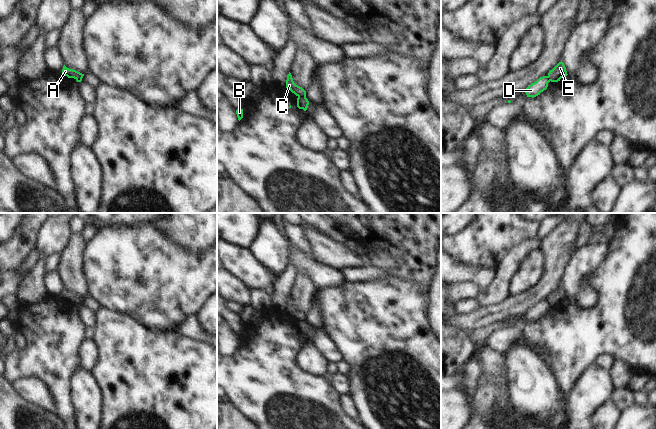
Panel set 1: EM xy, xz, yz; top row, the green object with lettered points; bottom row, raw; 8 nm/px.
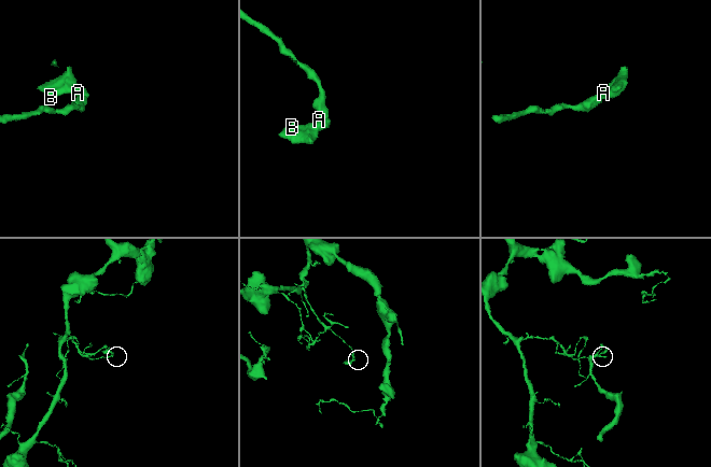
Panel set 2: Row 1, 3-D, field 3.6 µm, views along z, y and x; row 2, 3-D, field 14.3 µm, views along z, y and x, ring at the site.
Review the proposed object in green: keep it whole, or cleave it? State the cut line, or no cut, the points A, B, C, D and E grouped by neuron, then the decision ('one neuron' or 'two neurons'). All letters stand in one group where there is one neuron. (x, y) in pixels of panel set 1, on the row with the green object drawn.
cut in xz along (305, 95), (298, 97); A B E / C D; two neurons

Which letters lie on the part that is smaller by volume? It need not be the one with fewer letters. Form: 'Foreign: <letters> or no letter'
Foreign: A, B, E

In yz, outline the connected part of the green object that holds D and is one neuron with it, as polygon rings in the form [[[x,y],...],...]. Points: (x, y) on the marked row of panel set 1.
[[[548,76],[540,77],[536,82],[529,85],[524,91],[527,97],[536,97],[540,95],[541,92],[547,89],[550,79]]]

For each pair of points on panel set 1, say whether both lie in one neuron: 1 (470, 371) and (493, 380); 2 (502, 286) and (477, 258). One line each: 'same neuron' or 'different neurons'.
1: different neurons
2: different neurons

